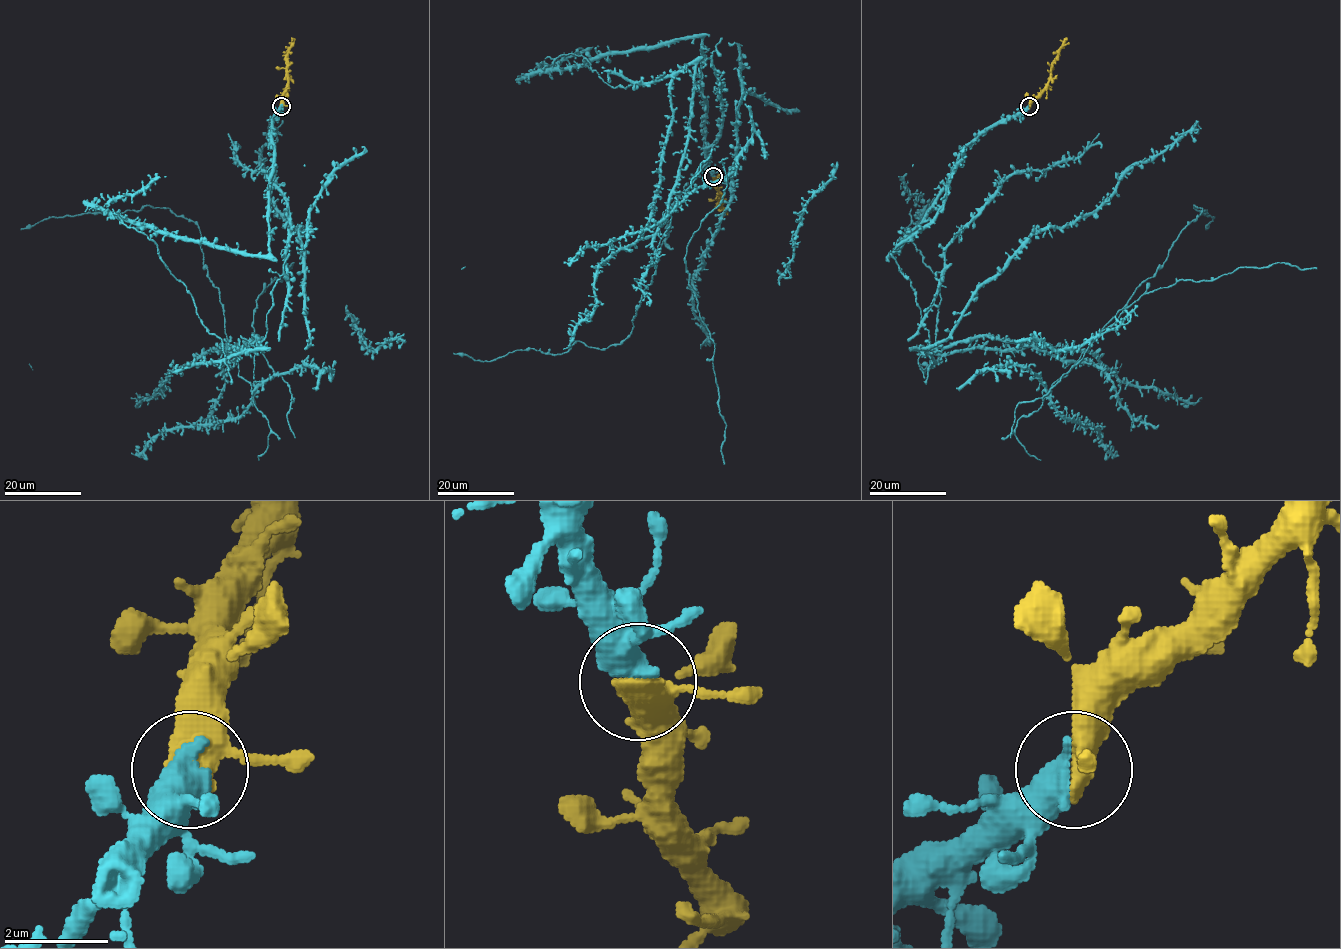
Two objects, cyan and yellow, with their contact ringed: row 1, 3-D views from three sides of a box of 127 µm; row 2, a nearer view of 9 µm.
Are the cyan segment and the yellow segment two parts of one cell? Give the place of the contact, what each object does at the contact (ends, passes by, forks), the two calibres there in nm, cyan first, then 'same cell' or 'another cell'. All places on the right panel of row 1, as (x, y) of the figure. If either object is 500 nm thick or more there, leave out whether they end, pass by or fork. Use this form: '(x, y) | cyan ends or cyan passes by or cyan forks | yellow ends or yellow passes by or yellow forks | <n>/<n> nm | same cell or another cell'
(1029, 106) | 650/480 nm | same cell

